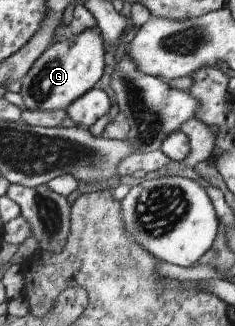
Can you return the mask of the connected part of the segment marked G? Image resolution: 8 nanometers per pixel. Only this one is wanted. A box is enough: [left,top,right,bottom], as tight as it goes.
[19,27,103,111]

